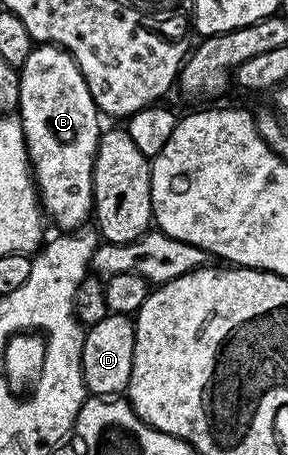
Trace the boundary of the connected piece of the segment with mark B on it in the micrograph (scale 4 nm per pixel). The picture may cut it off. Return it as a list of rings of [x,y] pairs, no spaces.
[[[52,43],[34,46],[31,57],[27,57],[27,61],[19,69],[19,74],[19,118],[25,134],[25,148],[29,150],[29,161],[41,209],[52,226],[54,223],[55,226],[61,227],[57,229],[62,232],[72,233],[86,226],[91,219],[93,162],[97,156],[97,143],[103,134],[103,126],[101,127],[100,123],[102,120],[87,89],[87,81],[83,81],[79,65],[75,65],[75,61],[63,48],[55,47]]]

